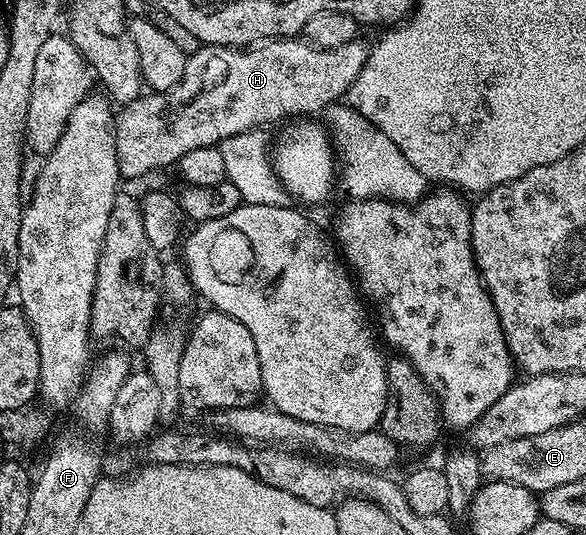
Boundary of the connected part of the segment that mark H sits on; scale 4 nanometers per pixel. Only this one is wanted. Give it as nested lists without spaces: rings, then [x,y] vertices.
[[[278,38],[252,46],[206,44],[198,47],[198,52],[185,61],[183,78],[166,96],[142,95],[140,100],[124,105],[116,113],[113,137],[122,177],[126,181],[133,180],[156,168],[176,165],[190,150],[199,150],[199,146],[220,146],[232,136],[261,130],[264,124],[280,125],[290,118],[304,117],[301,116],[304,112],[324,113],[340,101],[337,100],[340,96],[341,99],[348,97],[349,87],[359,78],[371,49],[363,40],[358,38],[334,48],[316,48],[304,38]]]

